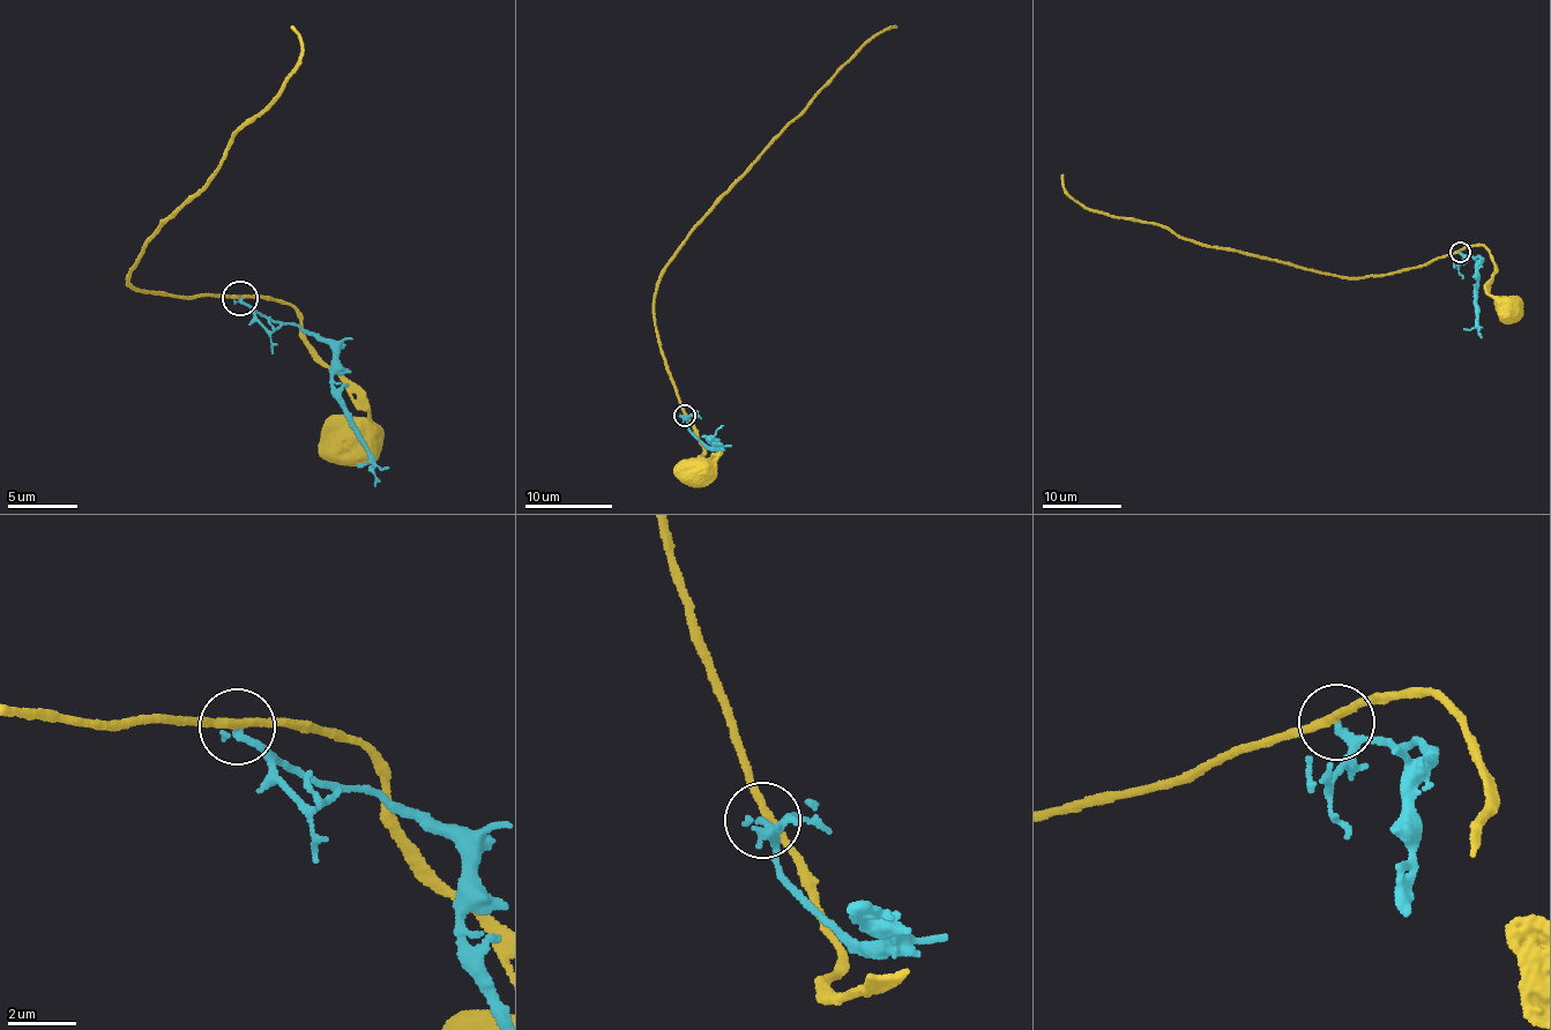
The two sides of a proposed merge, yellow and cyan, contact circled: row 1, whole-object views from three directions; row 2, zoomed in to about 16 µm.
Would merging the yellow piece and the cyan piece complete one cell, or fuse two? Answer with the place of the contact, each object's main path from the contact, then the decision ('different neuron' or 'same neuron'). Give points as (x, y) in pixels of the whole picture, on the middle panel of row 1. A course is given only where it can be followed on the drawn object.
(684, 416) | yellow via (684, 416), (705, 452), (699, 455), (702, 461), (718, 456), (693, 469) | cyan via (684, 416), (687, 427), (711, 447), (717, 445), (706, 439), (716, 434), (722, 425) | different neuron

